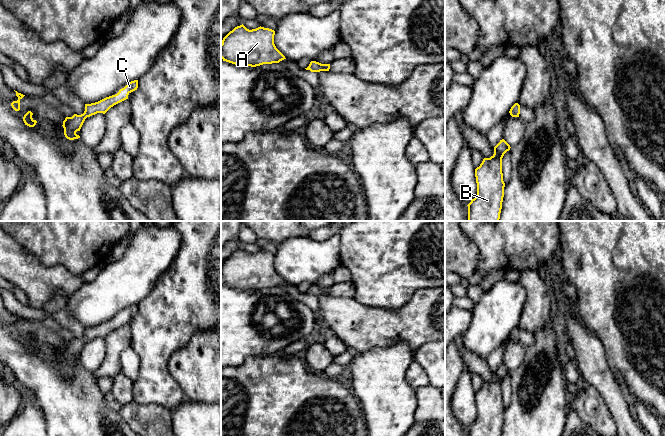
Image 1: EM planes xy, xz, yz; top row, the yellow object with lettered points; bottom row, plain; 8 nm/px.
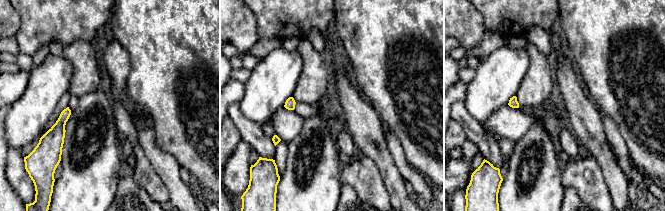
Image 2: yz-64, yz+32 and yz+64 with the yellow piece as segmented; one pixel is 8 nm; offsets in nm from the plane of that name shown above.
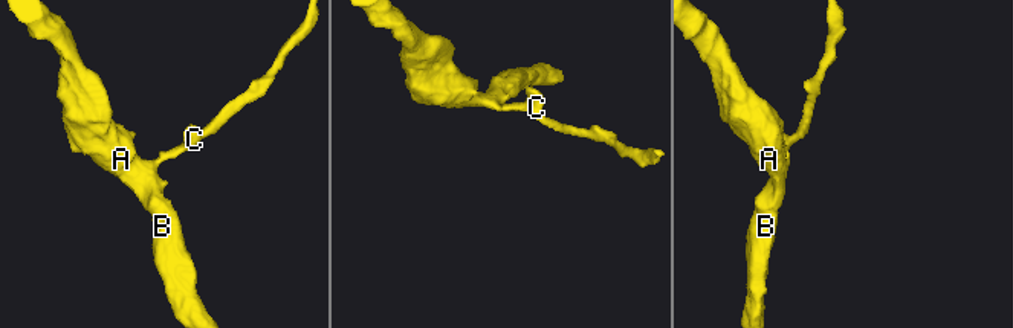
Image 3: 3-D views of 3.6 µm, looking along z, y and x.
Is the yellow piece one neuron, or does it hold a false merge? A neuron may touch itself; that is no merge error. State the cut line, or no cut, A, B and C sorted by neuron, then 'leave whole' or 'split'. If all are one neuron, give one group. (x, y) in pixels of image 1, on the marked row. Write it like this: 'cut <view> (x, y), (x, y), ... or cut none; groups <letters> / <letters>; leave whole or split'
cut none; groups A B C; leave whole

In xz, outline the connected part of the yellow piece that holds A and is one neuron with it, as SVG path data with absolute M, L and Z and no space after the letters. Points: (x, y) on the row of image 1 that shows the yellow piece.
M237 26L223 38L221 58L238 66L279 63L286 58L276 48L274 35L274 30L261 26L252 30Z

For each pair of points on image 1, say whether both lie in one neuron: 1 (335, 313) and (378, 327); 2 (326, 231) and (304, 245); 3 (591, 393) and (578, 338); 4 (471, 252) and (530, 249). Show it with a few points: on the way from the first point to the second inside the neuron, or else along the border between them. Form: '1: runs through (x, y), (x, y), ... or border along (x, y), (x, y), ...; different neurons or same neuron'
1: runs through (346, 317), (348, 319), (362, 319), (367, 324); same neuron
2: border along (336, 233), (323, 241), (315, 241), (307, 235); different neurons
3: border along (589, 384), (605, 402); different neurons
4: border along (464, 233), (478, 250), (477, 270), (472, 275); different neurons

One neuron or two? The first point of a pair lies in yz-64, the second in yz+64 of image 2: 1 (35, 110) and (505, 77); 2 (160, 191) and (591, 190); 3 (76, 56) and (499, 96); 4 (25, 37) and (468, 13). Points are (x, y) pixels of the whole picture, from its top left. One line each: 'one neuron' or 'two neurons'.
1: one neuron
2: one neuron
3: two neurons
4: two neurons

